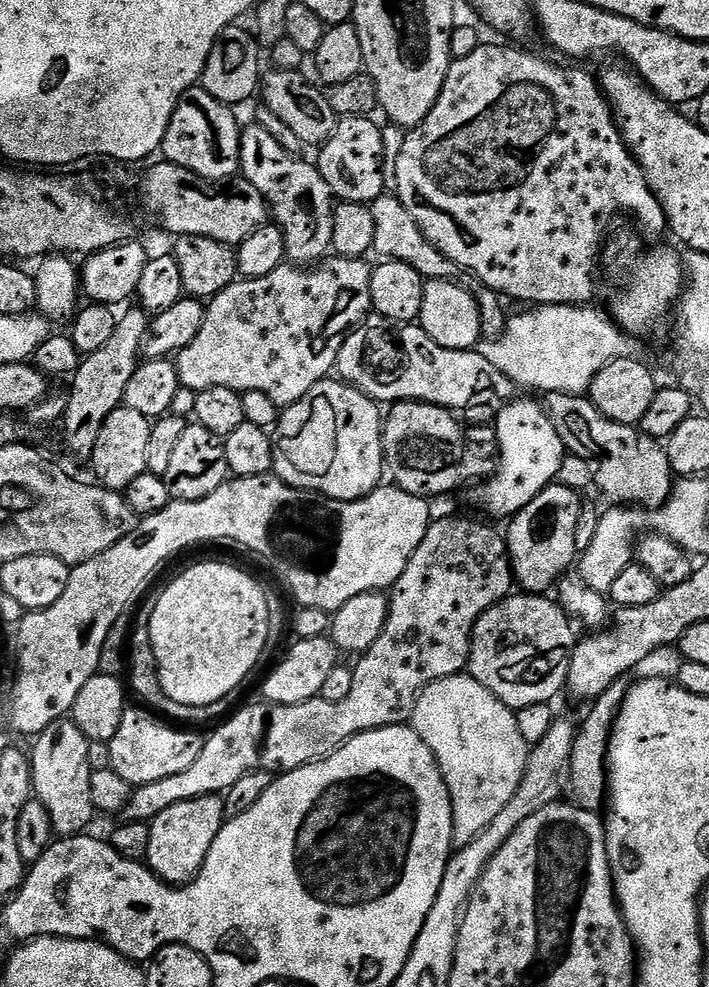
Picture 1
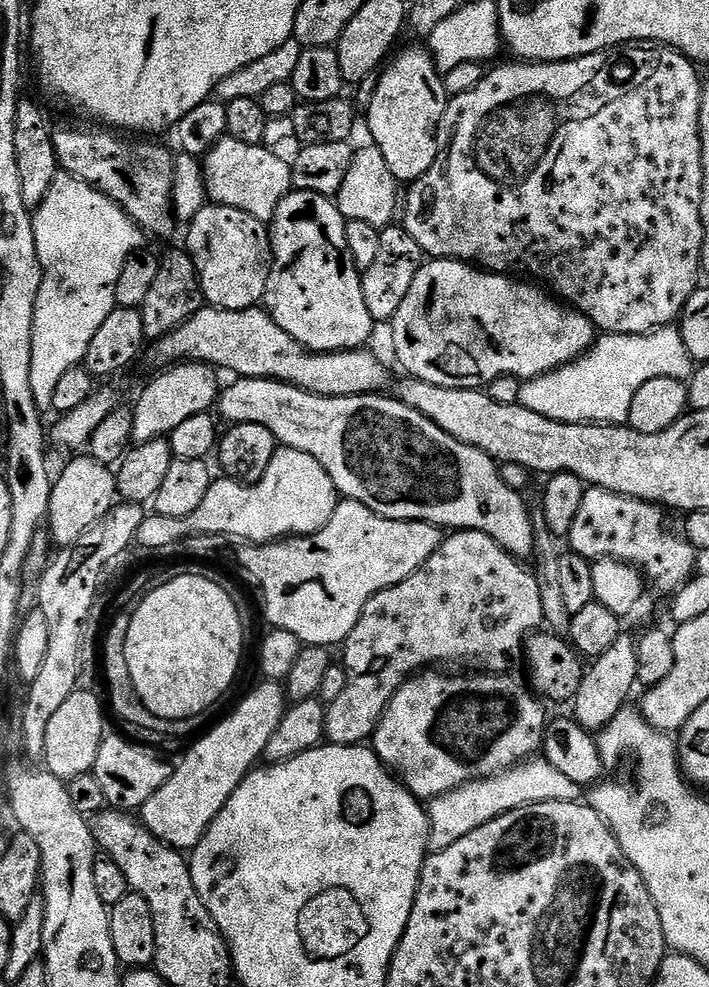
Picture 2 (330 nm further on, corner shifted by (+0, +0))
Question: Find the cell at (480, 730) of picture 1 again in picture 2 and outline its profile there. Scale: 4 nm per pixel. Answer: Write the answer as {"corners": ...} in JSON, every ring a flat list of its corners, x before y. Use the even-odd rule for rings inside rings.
{"corners":[[540,758,531,759,501,772,498,776,491,776,488,780,475,780,473,784,464,784,455,788,453,792,447,792,445,796,438,796,431,801,426,808,428,819,432,821,431,847,436,850,448,848,454,842,466,838,466,834,478,830,486,822,531,804,555,800,577,803,581,799,580,792,581,785,566,778,566,774,562,774,560,768,555,768,553,764]]}

